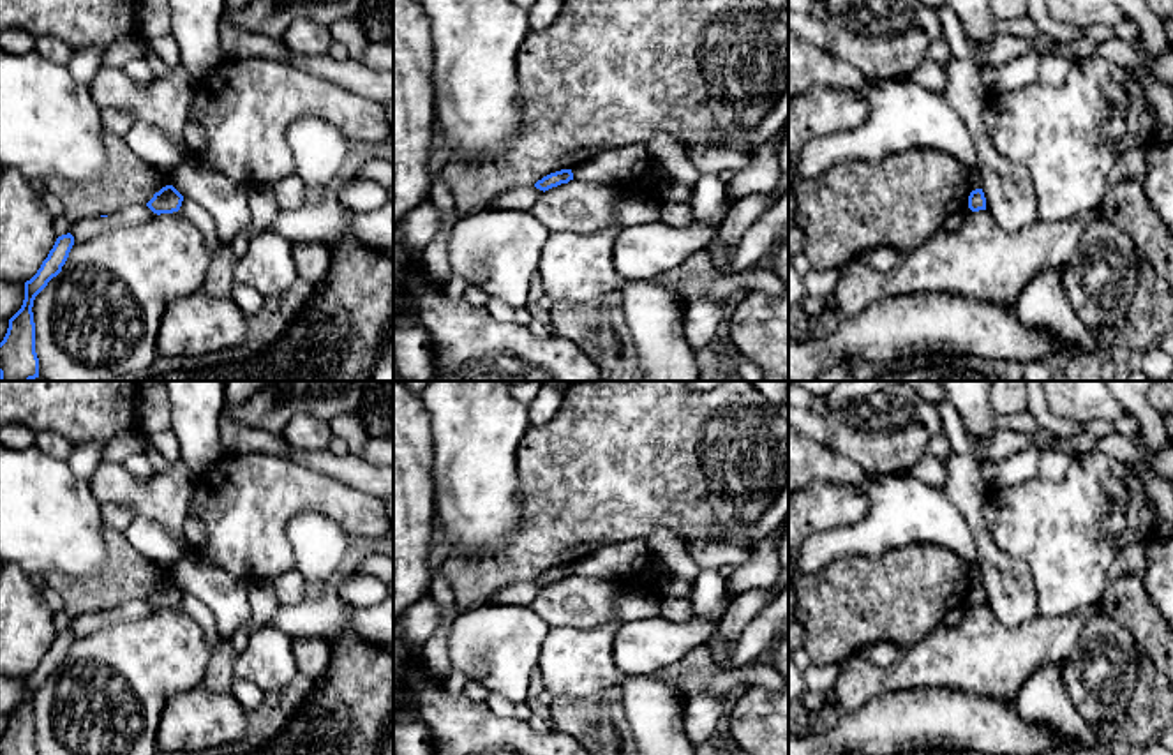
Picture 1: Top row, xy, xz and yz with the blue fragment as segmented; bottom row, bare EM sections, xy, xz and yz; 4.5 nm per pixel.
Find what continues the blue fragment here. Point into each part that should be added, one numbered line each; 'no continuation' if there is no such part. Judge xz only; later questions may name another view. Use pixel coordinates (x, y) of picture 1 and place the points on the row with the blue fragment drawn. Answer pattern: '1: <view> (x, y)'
no continuation

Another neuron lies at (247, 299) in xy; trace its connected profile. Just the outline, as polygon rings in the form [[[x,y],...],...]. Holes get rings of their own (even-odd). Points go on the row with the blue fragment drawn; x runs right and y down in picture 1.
[[[235,284],[231,298],[236,302],[245,316],[259,312],[265,302],[265,296],[261,296],[254,288],[245,284]]]

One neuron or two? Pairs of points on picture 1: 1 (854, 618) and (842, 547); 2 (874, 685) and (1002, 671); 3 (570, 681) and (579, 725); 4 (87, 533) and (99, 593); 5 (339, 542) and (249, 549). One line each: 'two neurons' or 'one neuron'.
1: two neurons
2: one neuron
3: two neurons
4: two neurons
5: two neurons

